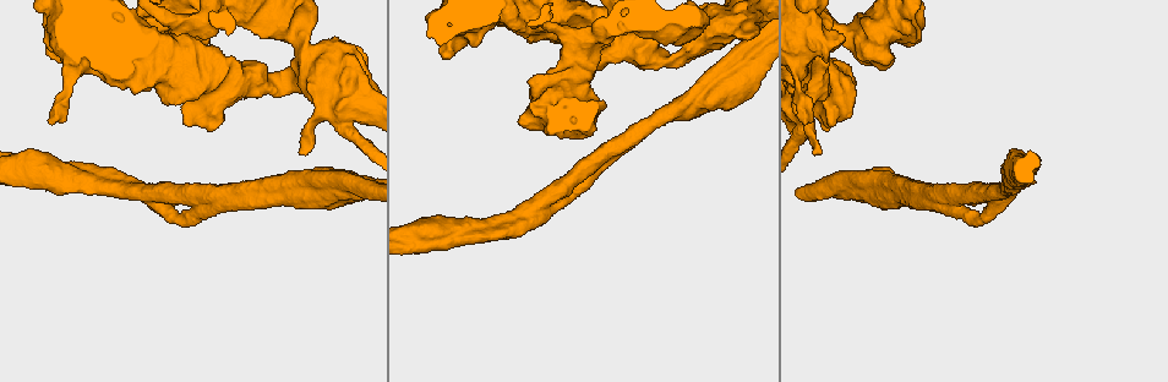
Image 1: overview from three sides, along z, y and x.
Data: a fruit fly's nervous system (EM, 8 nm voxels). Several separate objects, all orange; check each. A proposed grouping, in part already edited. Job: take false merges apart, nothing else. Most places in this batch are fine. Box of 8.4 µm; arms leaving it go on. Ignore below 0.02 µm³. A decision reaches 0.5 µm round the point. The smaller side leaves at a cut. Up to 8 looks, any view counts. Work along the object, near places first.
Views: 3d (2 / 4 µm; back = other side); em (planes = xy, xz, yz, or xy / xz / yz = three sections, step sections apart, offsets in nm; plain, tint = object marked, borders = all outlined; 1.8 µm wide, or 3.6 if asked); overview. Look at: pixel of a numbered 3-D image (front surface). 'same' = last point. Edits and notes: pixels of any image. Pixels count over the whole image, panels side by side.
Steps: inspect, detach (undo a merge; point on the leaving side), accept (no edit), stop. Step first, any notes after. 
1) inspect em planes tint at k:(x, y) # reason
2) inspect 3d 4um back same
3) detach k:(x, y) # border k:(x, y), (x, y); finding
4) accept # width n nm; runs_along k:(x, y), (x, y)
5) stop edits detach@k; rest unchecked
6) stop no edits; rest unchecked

inspect em xy step 16 borders at 1:(197, 20) # thick turns thin

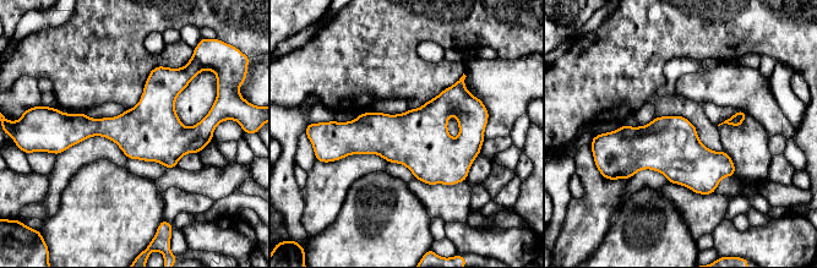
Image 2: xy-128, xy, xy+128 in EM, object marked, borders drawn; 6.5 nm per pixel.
accept # continuous, no second neuron

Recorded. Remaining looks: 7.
inspect 3d 4um at 1:(343, 112) # touches itself

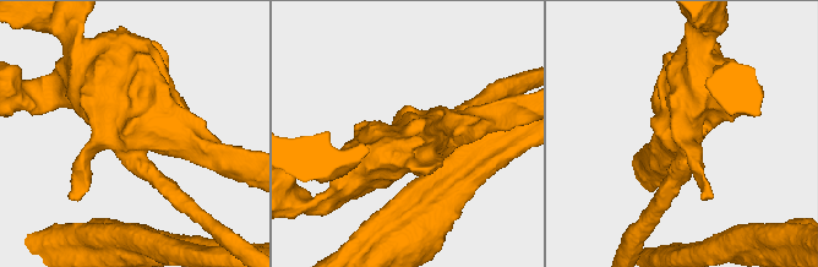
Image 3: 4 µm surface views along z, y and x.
inspect em 3.6um xz step 8 tint at 3:(133, 137)

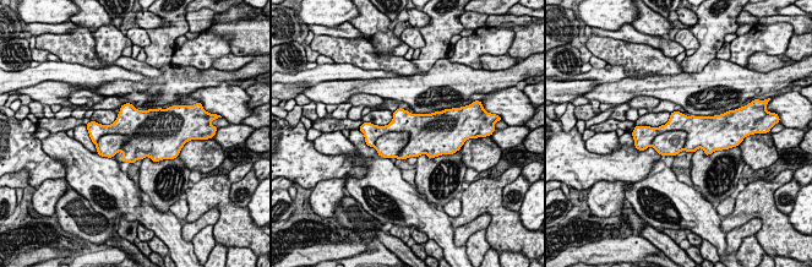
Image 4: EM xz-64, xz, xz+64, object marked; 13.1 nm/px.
inspect em 3.6um yz step 4 tint same # another direction

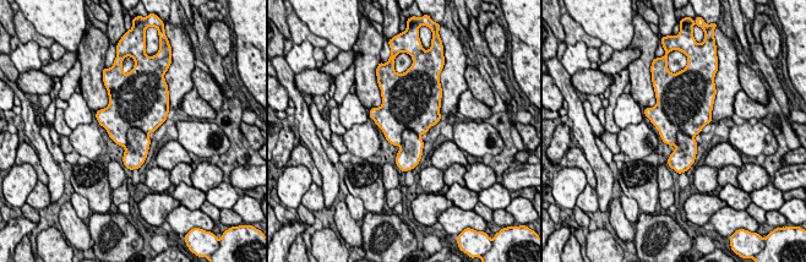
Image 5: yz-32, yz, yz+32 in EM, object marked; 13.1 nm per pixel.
detach 5:(137, 146) # width 650 nm; two neurons meet here

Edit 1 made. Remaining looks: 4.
inspect overview

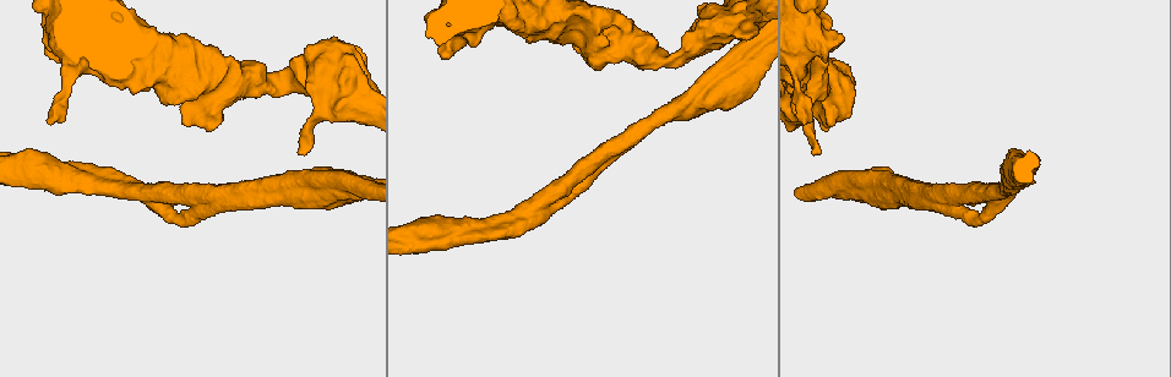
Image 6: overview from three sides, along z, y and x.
inspect em planes tint at 6:(56, 12) # sudden change in width

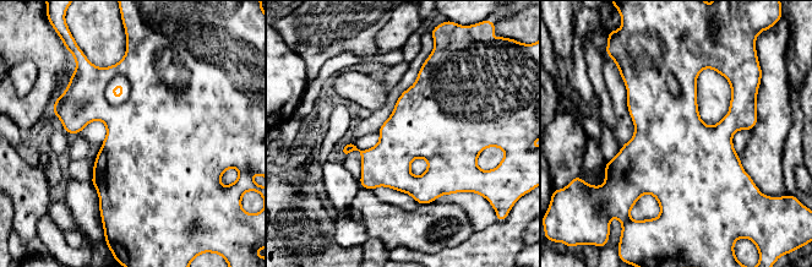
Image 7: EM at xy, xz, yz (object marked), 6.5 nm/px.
accept # all the same neuron

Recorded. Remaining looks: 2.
stop edits detach@5; rest unchecked

